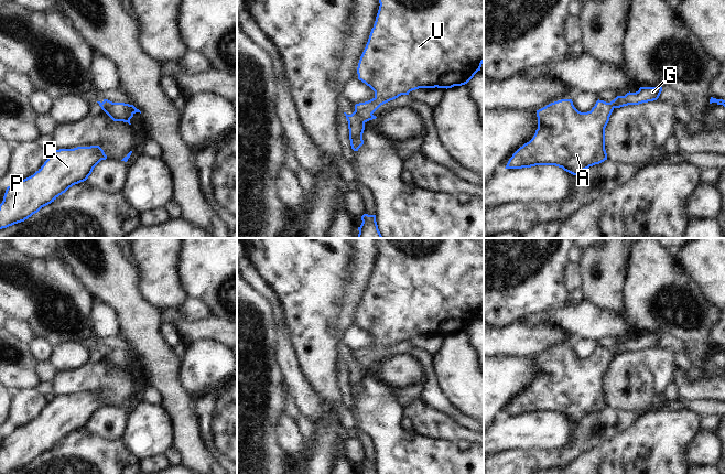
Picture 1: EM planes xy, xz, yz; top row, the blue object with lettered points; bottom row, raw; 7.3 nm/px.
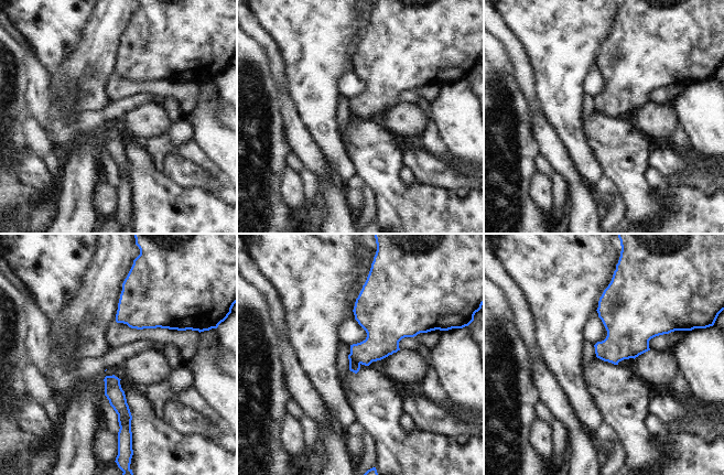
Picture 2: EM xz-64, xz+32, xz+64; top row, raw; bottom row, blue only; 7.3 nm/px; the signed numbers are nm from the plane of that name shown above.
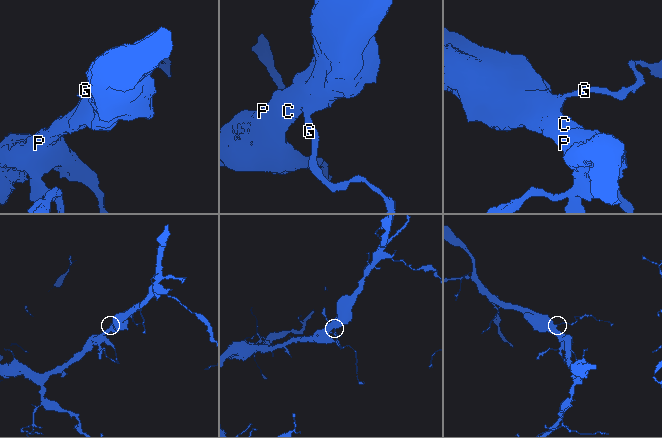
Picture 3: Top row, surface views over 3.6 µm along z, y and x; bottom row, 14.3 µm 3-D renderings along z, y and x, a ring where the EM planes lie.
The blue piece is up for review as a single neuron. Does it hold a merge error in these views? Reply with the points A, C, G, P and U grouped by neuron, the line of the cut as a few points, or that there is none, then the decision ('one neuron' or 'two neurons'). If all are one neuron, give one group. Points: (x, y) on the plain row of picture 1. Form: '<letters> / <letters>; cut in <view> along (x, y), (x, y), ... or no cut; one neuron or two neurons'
A C P U / G; cut in xz along (354, 358), (365, 368); two neurons

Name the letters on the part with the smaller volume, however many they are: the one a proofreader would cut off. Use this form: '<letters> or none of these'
G

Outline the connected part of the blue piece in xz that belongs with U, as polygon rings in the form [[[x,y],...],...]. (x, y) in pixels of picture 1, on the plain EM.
[[[377,238],[377,241],[380,250],[379,257],[357,314],[358,326],[375,338],[372,346],[355,352],[355,359],[365,369],[377,365],[372,360],[381,352],[401,342],[409,342],[410,338],[419,335],[437,334],[447,336],[454,333],[462,333],[467,331],[480,317],[481,311],[484,310],[484,238]]]

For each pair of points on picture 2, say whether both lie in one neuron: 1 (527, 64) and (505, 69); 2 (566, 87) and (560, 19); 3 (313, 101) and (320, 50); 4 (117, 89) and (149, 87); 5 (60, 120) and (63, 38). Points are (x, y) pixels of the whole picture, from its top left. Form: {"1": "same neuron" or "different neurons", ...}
{"1": "different neurons", "2": "same neuron", "3": "same neuron", "4": "same neuron", "5": "different neurons"}

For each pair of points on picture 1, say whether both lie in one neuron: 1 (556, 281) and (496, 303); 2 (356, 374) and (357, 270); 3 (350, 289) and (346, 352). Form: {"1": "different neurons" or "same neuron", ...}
{"1": "same neuron", "2": "same neuron", "3": "same neuron"}

